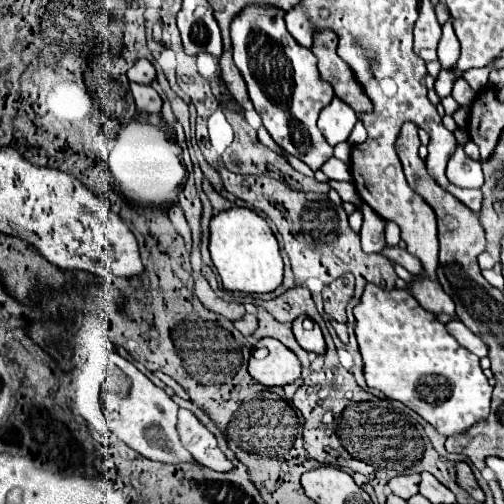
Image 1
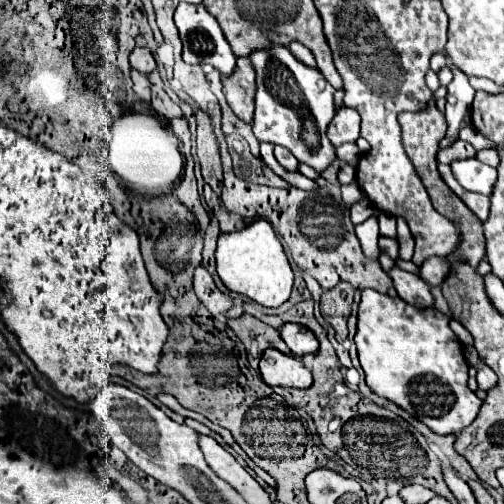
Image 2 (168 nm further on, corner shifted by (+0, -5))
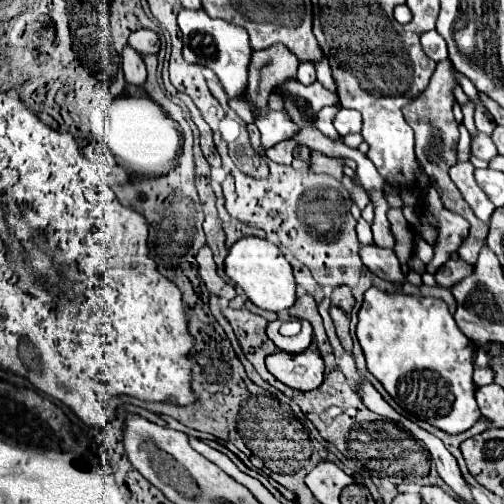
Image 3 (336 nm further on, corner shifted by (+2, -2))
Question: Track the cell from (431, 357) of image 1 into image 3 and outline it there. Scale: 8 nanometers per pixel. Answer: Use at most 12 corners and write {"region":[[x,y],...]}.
{"region":[[365,293],[369,373],[445,433],[481,419],[443,299]]}

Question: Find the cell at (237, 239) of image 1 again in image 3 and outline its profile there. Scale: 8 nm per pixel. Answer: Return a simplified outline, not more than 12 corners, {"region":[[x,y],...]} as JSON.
{"region":[[239,239],[225,271],[251,303],[287,313],[293,267],[269,239]]}

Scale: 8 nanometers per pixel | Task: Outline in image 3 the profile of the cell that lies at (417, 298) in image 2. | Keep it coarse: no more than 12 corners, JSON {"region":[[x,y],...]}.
{"region":[[359,249],[359,257],[381,279],[403,283],[393,249]]}

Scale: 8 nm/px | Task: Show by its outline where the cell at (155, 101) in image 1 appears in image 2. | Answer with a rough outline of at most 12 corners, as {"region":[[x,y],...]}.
{"region":[[131,70],[133,90],[143,100],[151,100],[151,88],[145,74]]}

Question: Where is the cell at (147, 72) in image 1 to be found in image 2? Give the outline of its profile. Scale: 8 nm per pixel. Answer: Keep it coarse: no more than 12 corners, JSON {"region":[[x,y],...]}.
{"region":[[147,48],[131,52],[131,66],[149,76],[157,68]]}

